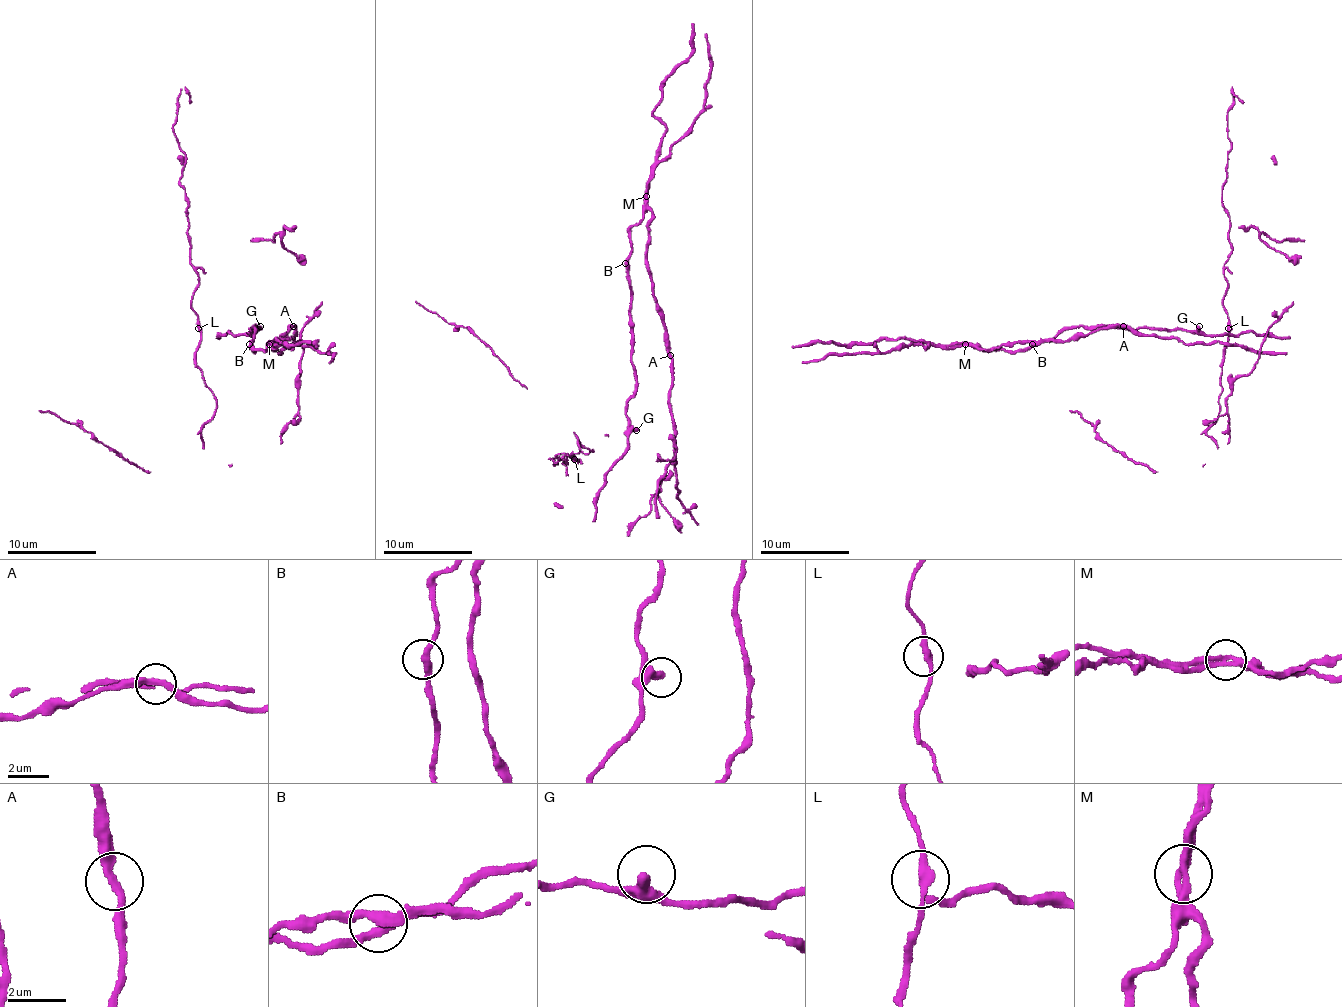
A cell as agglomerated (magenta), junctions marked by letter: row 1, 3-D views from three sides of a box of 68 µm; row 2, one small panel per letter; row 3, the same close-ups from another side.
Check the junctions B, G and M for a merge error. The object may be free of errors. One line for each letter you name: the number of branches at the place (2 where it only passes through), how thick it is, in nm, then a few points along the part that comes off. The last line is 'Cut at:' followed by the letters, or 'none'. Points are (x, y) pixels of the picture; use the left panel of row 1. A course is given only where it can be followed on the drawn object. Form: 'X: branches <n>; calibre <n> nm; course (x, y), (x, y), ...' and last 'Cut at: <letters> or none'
M: branches 2; calibre 320 nm
Cut at: M

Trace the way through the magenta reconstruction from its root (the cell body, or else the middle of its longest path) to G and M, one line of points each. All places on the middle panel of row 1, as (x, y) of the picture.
G: (627, 263), (632, 368), (636, 392), (627, 401), (625, 417), (636, 430)
M: (627, 263), (632, 248), (630, 230), (643, 217), (645, 197)

